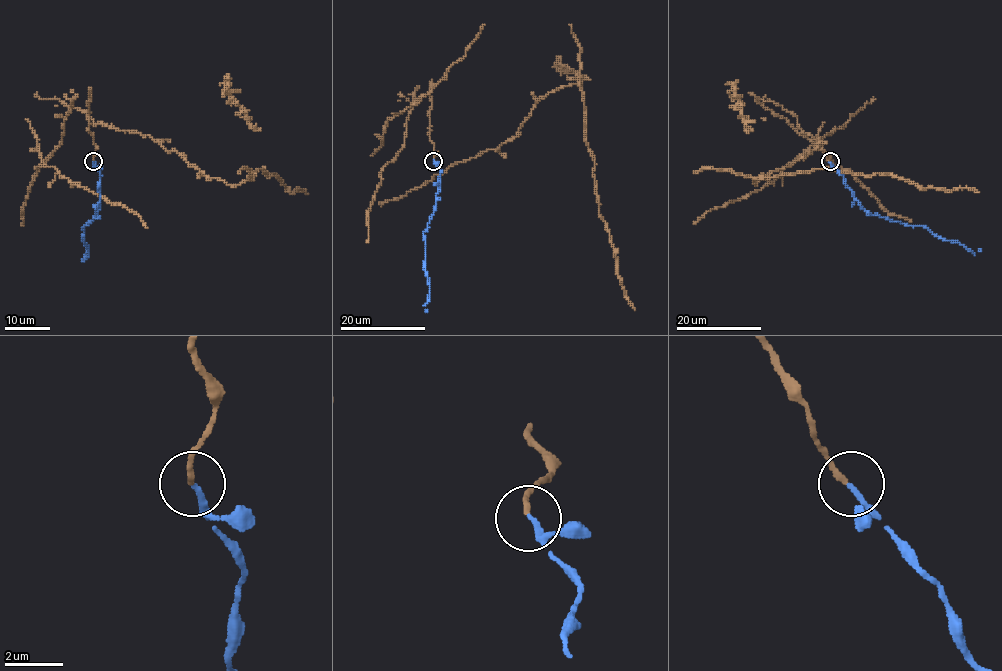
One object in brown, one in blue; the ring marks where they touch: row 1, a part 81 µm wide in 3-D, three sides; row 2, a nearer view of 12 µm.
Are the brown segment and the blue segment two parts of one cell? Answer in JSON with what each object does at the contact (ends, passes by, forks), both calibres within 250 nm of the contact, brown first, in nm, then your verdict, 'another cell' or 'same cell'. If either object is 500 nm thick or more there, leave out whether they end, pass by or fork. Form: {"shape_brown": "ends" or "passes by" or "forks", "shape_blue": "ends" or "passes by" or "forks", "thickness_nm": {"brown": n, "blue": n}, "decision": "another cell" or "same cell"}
{"shape_brown": "ends", "shape_blue": "ends", "thickness_nm": {"brown": 180, "blue": 180}, "decision": "same cell"}

